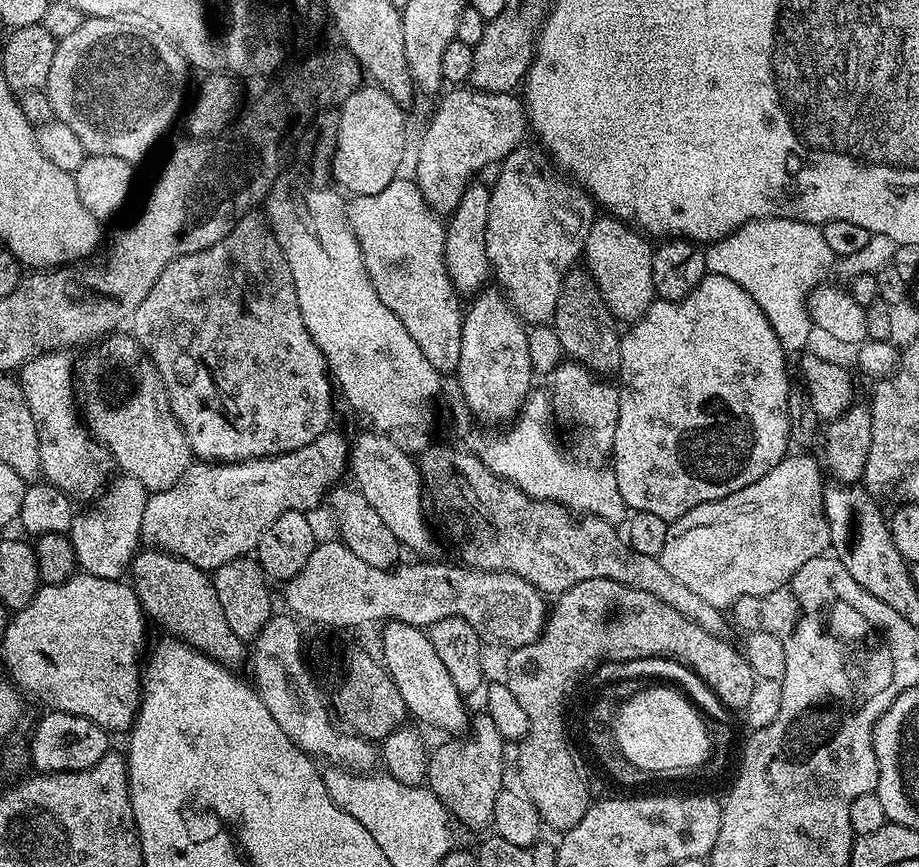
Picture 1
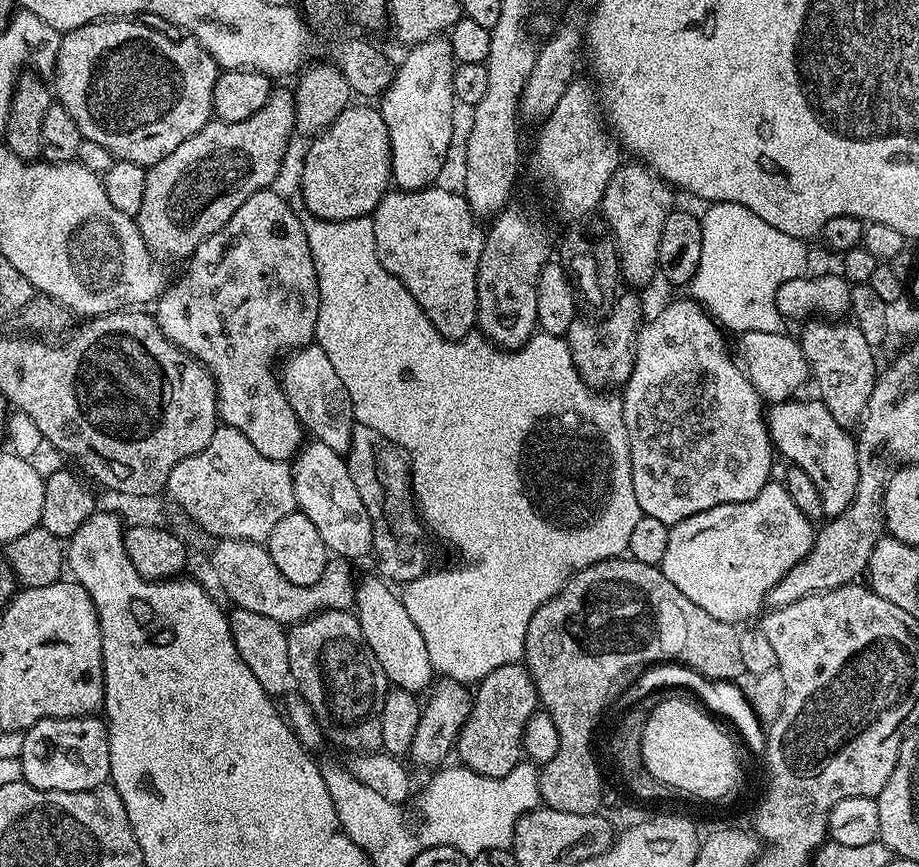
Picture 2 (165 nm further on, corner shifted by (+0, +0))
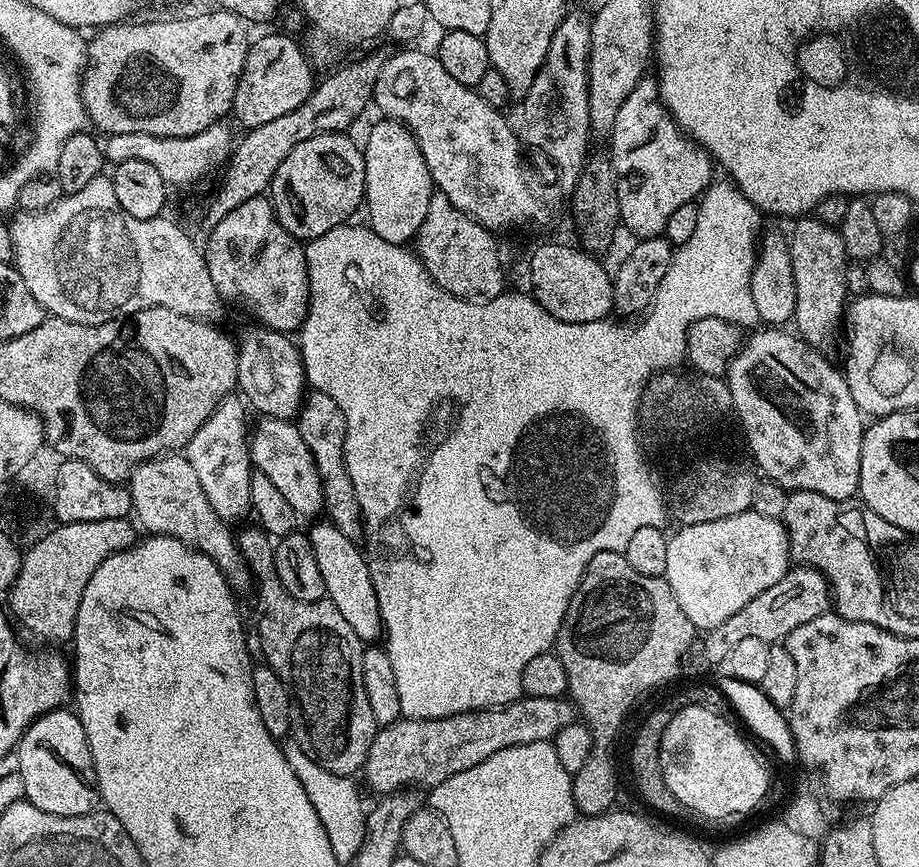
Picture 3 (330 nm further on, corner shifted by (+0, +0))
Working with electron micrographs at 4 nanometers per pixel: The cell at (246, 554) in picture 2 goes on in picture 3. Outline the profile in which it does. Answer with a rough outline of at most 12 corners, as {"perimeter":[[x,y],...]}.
{"perimeter":[[184,455],[128,477],[132,512],[216,563],[233,593],[253,587],[231,527]]}

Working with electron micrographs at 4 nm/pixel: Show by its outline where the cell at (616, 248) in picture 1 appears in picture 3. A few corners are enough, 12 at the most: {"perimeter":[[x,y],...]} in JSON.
{"perimeter":[[655,79],[614,118],[620,224],[663,237],[713,183],[713,157]]}

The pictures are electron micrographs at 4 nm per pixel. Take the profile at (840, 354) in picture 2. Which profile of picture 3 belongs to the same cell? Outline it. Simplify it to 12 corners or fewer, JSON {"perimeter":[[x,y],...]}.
{"perimeter":[[800,218],[788,240],[792,320],[820,350],[850,300],[839,227]]}

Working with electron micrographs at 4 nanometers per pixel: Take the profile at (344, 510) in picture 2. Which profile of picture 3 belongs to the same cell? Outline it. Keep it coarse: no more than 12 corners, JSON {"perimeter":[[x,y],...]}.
{"perimeter":[[291,419],[255,421],[252,467],[301,517],[324,512],[314,454]]}

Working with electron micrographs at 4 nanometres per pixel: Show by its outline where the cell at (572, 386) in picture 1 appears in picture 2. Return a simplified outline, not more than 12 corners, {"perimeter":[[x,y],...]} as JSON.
{"perimeter":[[639,300],[576,318],[566,339],[589,388],[623,387],[633,370]]}

